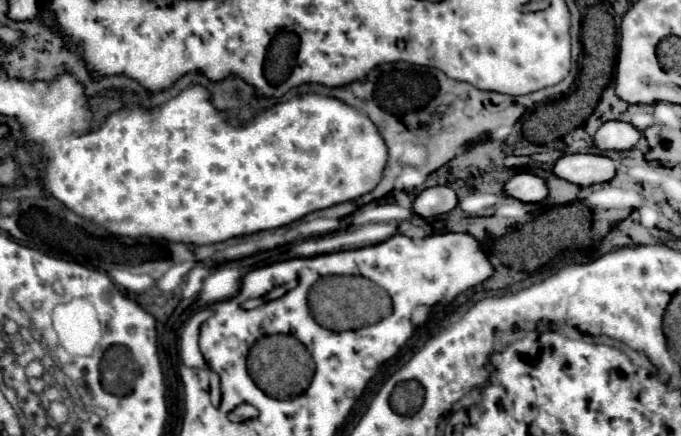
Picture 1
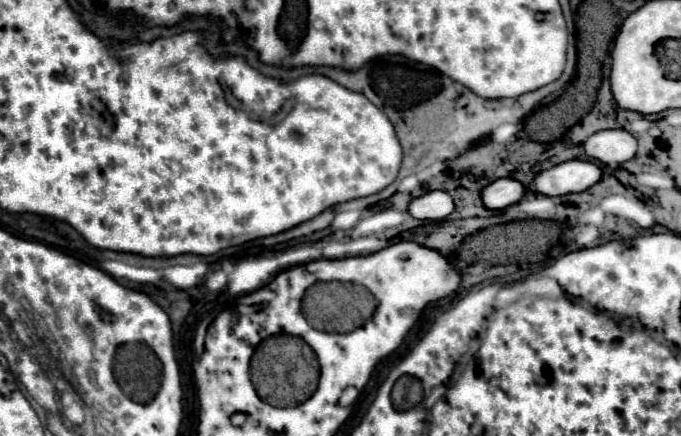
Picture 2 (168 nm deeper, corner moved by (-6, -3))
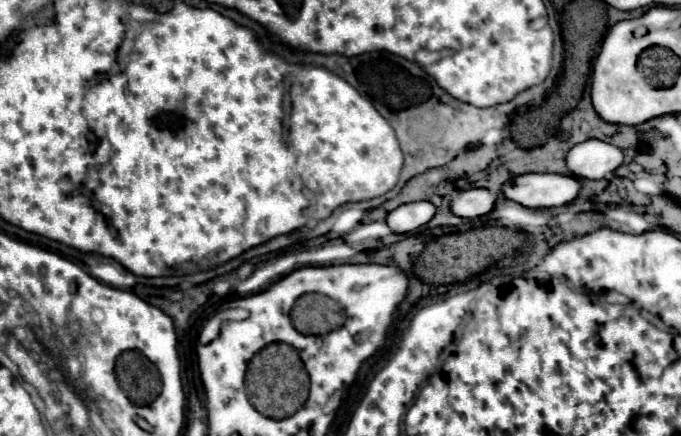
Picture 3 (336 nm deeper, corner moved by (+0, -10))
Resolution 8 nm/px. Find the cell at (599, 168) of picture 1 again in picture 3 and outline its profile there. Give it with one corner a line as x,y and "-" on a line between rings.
522,174
502,186
502,194
526,208
542,210
572,202
580,192
580,182
562,174

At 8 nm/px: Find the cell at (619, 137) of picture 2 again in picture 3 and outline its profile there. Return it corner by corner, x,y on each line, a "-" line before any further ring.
594,138
572,146
566,154
566,168
568,174
574,178
610,178
620,164
622,152
616,146

